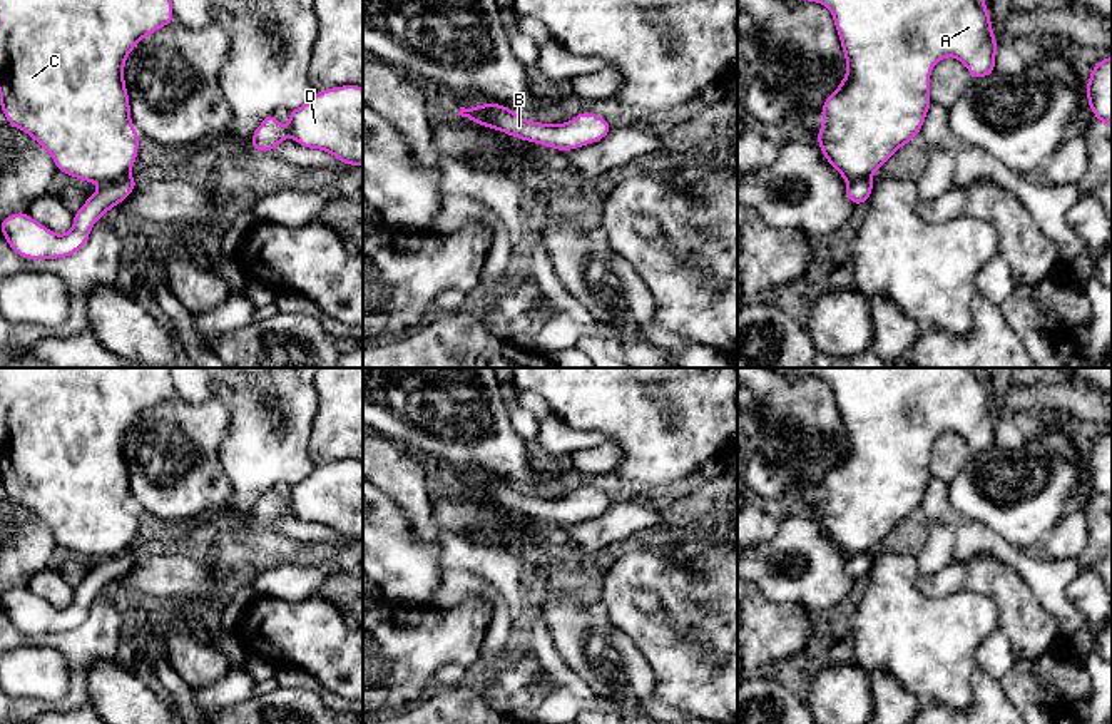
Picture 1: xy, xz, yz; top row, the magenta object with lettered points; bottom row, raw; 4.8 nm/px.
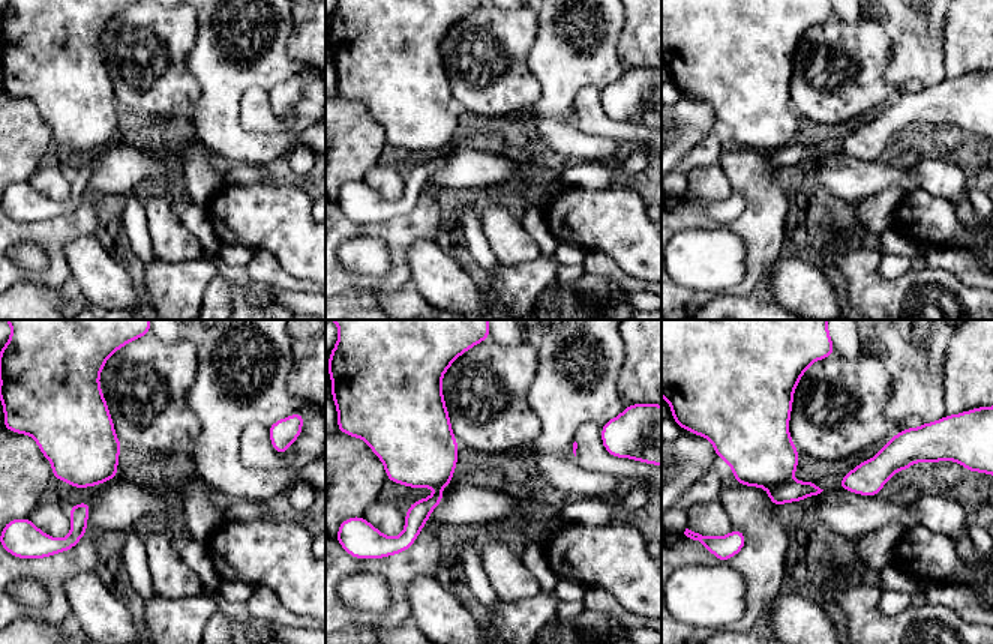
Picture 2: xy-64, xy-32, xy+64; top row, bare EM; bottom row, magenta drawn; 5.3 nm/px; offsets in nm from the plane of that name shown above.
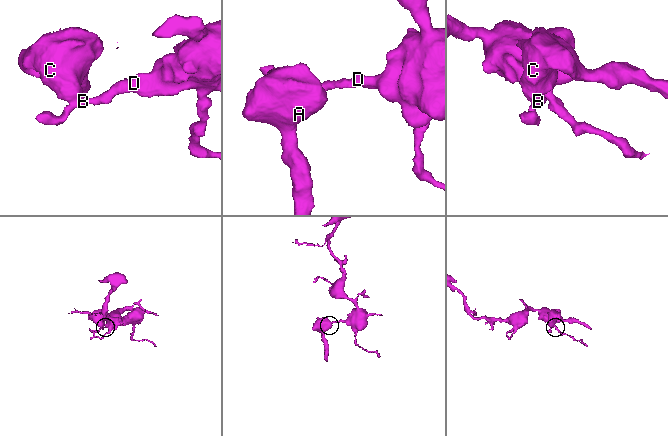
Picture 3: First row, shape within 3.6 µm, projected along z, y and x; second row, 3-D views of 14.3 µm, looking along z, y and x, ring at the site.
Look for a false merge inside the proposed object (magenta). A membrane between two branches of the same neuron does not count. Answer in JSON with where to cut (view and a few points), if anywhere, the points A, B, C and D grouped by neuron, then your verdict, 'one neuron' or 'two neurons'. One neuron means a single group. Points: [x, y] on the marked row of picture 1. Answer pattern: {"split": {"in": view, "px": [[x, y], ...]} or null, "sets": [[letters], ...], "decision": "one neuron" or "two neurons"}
{"split": {"in": "xy", "px": [[129, 174], [102, 184]]}, "sets": [["A", "C"], ["B", "D"]], "decision": "two neurons"}

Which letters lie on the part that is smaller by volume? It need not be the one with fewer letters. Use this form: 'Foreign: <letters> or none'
Foreign: A, C

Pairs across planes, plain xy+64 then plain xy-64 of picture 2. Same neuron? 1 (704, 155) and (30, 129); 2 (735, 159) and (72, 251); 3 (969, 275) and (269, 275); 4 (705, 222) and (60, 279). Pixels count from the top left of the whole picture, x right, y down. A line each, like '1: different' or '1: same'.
1: same
2: different
3: same
4: same

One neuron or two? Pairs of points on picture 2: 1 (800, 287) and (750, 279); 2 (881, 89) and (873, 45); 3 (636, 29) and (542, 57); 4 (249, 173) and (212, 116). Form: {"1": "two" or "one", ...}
{"1": "two", "2": "one", "3": "two", "4": "two"}

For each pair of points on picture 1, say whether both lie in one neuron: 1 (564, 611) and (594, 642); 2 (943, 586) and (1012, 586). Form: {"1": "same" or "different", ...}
{"1": "same", "2": "same"}

